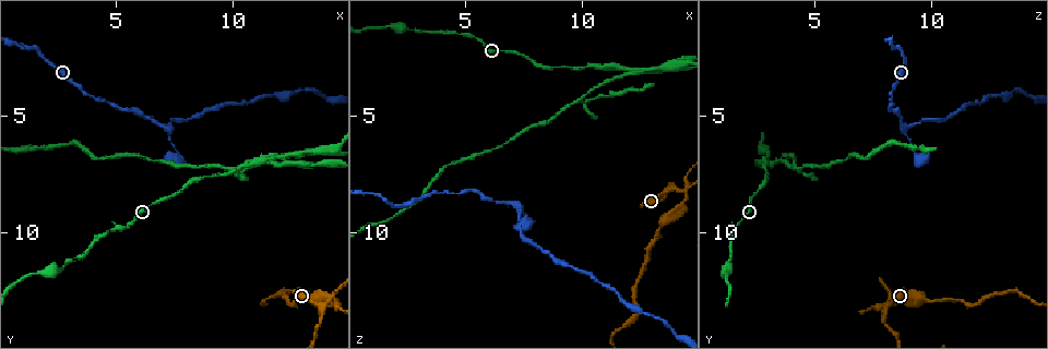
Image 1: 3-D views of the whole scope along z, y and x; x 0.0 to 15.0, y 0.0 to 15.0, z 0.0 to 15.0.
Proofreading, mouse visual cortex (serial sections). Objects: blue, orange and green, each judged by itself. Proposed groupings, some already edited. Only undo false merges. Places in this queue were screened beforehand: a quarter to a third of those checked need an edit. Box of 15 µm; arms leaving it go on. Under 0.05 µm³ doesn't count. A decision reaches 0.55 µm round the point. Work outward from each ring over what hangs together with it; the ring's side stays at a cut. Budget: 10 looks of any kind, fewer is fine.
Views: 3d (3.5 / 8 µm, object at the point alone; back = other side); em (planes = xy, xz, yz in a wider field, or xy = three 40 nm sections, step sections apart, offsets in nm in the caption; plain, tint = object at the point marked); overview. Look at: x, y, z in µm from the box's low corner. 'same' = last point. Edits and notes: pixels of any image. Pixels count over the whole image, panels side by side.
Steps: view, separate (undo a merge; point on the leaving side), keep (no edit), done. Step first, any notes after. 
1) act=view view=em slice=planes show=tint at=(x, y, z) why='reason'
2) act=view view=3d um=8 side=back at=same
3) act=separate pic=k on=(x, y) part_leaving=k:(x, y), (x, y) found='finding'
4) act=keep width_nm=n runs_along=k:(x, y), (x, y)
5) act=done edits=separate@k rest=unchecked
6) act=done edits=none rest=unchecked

act=view view=3d um=3.5 at=(14.3, 13.1, 8.1) why='sharp bend'

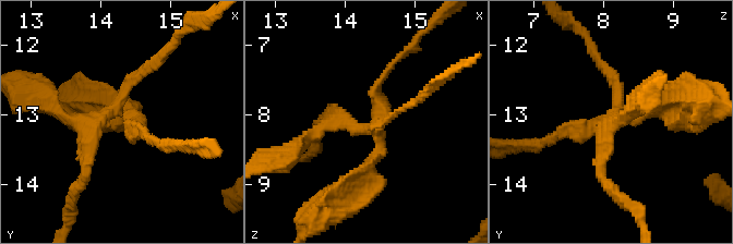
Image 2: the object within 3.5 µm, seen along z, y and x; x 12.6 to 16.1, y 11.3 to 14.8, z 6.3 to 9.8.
act=view view=em slice=planes show=tint at=(14.40, 13.00, 8.20) arms=4 arm_widths_nm=150,150,150,250 why='shape alone is not enough'

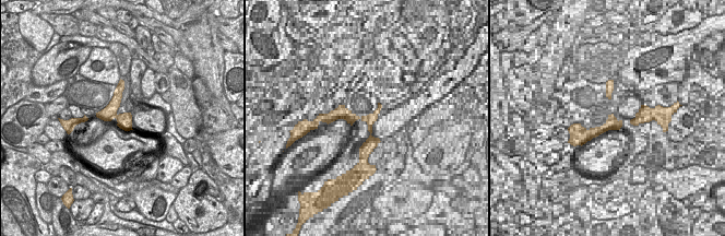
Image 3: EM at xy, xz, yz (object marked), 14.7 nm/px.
act=separate pic=2 on=(124, 125) width_nm=220 part_leaving=2:(379, 133), (364, 183), (335, 203) found='a second cell is stuck on'

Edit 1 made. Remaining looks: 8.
act=view view=overview why='redraw'

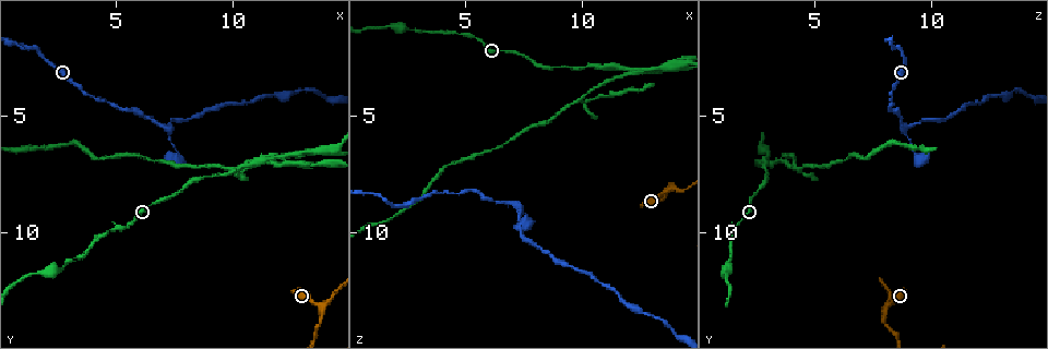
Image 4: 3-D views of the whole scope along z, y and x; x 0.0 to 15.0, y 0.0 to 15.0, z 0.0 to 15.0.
act=view view=3d um=3.5 at=(7.2, 5.4, 8.8) why='a narrow waist'

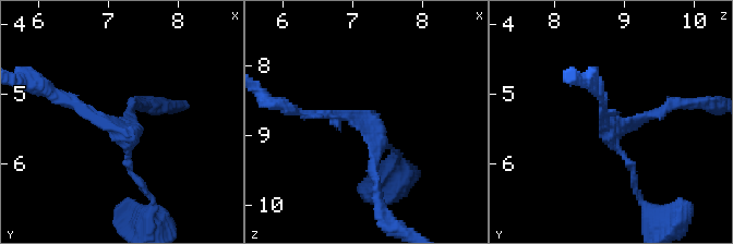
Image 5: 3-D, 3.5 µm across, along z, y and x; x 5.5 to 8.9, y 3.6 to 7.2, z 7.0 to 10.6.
act=view view=em slice=xy step=3 show=tint at=(7.15, 5.50, 8.80) why='now the EM'

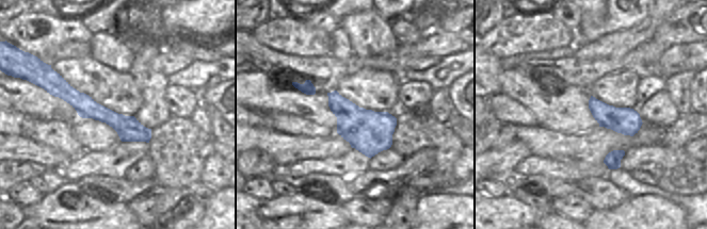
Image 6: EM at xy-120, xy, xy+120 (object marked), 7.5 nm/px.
act=keep arm_widths_nm=150,150,150 runs_along=6:(54, 87), (147, 137) found='all the same cell'

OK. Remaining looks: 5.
act=view view=3d um=3.5 at=(11.9, 6.7, 2.9)

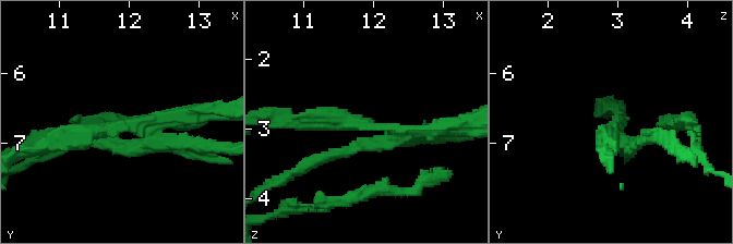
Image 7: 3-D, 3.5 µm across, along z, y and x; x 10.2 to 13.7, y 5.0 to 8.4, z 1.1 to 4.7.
act=view view=em slice=xy step=3 show=tint at=(12.00, 6.75, 3.00)

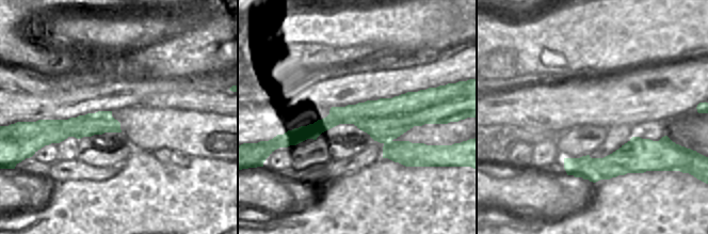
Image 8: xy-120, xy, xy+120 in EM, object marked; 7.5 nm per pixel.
act=separate pic=7 on=(193, 150) arm_widths_nm=150,150,200,250 border=8:(391, 139), (384, 144) found='two cells meet here'

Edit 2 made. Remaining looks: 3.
act=view view=overview

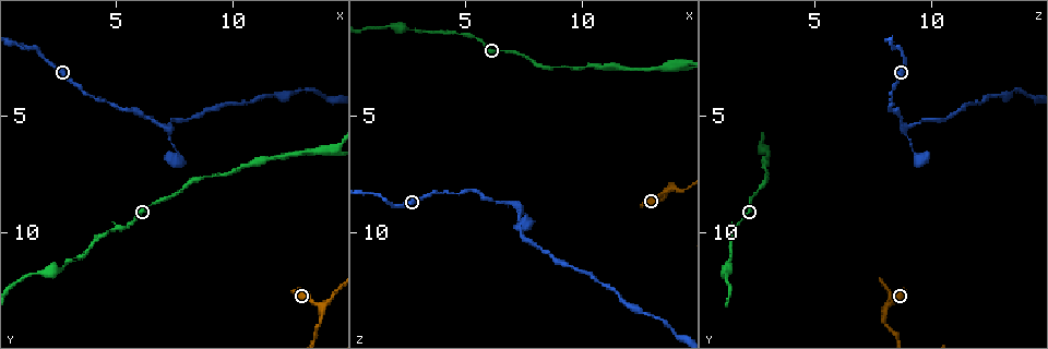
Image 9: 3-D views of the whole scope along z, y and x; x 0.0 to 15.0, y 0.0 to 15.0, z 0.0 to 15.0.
act=view view=3d um=8 at=(4.7, 10.0, 1.5) why='narrows sharply'

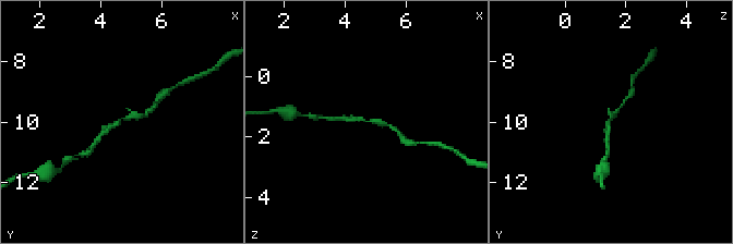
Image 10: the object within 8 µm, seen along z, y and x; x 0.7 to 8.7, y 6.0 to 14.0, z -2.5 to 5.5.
act=view view=em slice=xy step=2 show=tint at=(4.7, 10.1, 1.4) arm_widths_nm=150,150 why='now the EM'

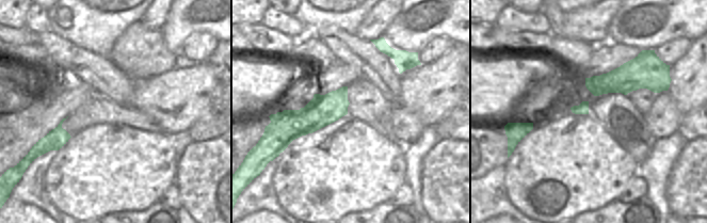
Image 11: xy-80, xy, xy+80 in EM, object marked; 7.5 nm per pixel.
act=keep width_nm=240 runs_along=10:(148, 110), (130, 116), (97, 139) found='one cell here'

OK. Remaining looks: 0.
act=done edits=separate@2,separate@7 rest=unchecked

